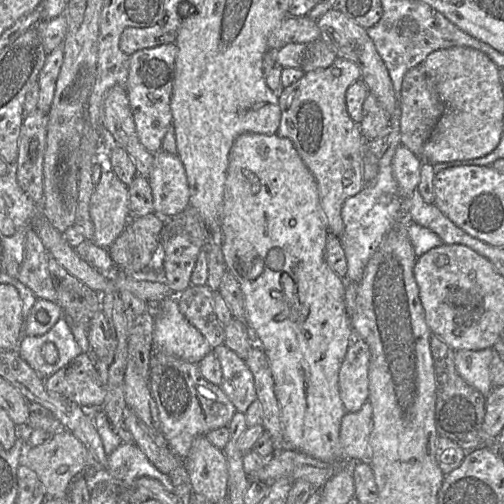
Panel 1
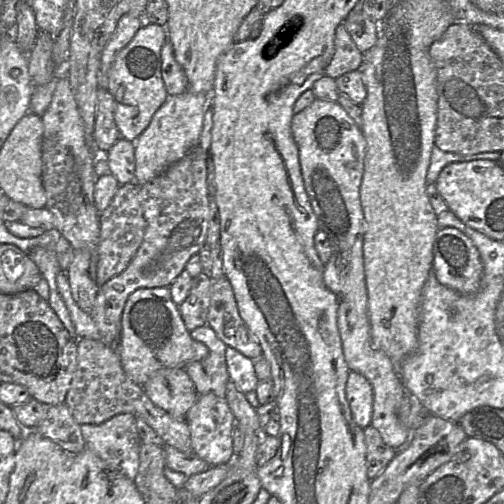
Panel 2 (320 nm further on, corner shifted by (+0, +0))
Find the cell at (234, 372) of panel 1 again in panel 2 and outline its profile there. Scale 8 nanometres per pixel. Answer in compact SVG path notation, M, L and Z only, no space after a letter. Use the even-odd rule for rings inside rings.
M231 346L226 347L225 359L229 378L244 395L255 391L259 380L257 379L254 360L246 357Z

